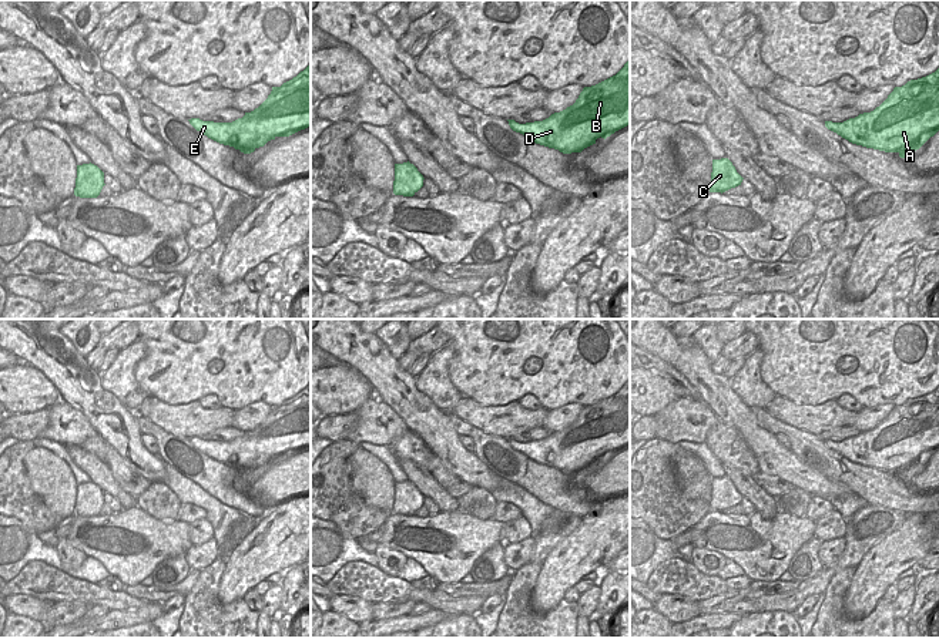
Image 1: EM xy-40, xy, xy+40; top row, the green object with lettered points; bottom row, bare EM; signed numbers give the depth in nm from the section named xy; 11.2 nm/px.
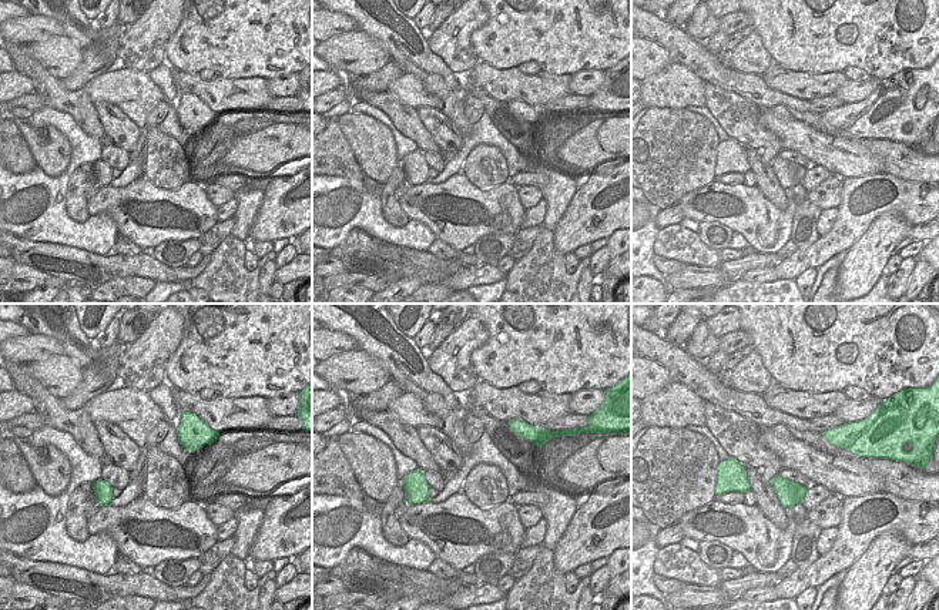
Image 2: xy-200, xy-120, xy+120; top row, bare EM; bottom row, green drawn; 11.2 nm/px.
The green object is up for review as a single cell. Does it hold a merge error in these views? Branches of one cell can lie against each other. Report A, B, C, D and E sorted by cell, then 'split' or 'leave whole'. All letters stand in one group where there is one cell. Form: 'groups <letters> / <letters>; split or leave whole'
groups A B C D E; leave whole

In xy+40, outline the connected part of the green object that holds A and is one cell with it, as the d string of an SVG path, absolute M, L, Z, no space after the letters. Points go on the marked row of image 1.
M939 68L895 87L873 111L825 127L852 144L906 158L939 131Z

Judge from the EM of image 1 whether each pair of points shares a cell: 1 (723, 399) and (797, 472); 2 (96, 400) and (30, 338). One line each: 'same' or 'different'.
1: same
2: same

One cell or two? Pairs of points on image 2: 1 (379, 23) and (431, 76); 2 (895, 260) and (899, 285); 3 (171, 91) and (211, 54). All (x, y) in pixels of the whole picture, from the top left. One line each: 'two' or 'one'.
1: one
2: two
3: two

